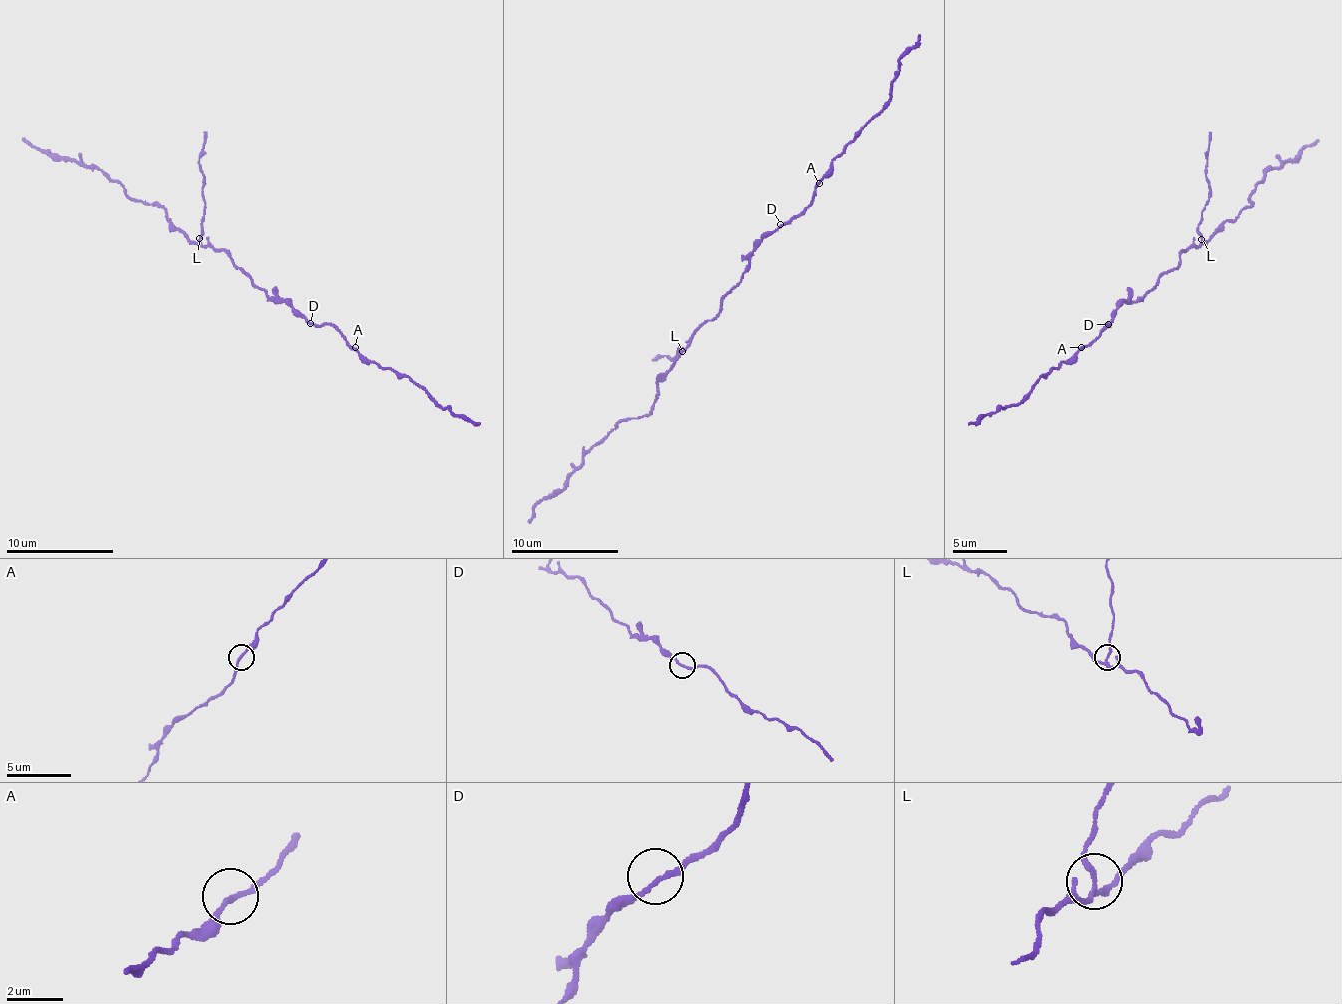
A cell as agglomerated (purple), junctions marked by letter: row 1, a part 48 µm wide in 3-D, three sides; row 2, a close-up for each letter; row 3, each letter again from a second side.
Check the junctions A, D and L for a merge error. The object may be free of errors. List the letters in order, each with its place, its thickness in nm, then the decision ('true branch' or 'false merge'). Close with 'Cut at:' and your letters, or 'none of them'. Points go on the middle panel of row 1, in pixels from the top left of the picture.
A: at (819, 183); 180 nm thick; true branch
D: at (780, 224); 170 nm thick; true branch
L: at (682, 351); 160 nm thick; false merge
Cut at: L

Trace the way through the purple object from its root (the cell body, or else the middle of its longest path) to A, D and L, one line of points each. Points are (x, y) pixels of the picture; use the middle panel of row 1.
A: (733, 289), (749, 262), (749, 251), (809, 205), (819, 183)
D: (733, 289), (749, 262), (749, 251), (780, 224)
L: (733, 289), (722, 300), (720, 314), (692, 336), (692, 341), (682, 352)

